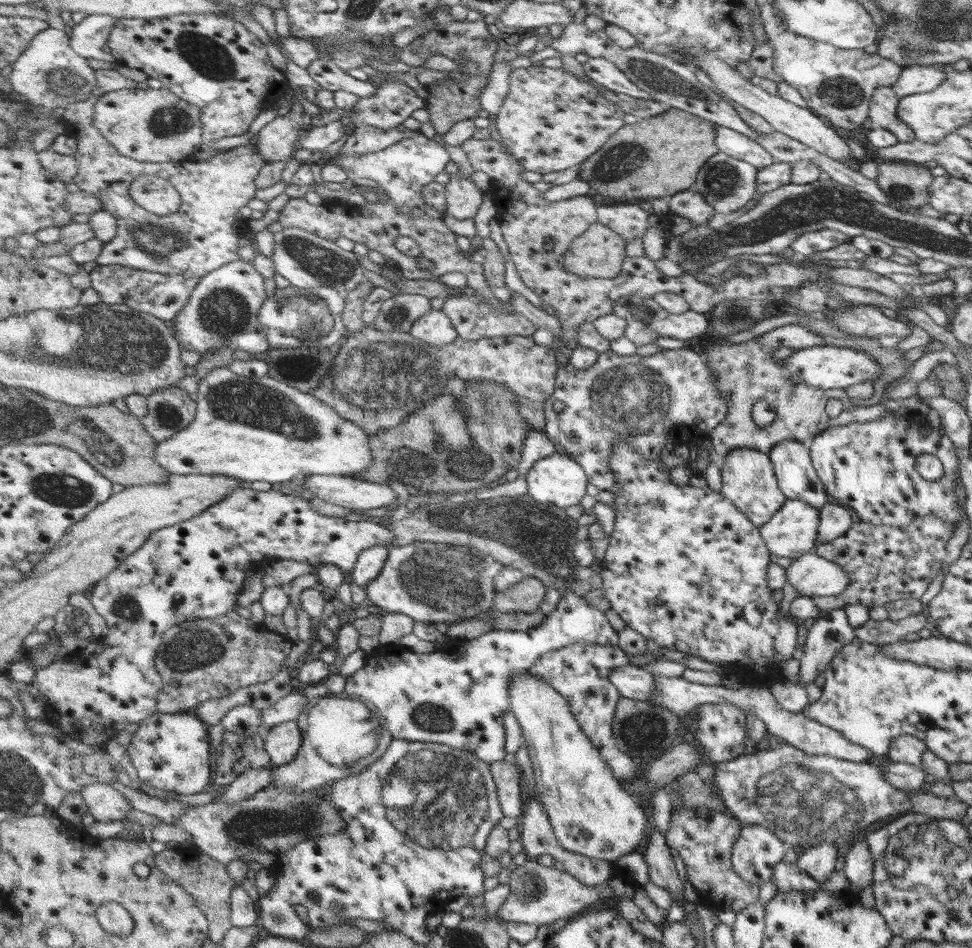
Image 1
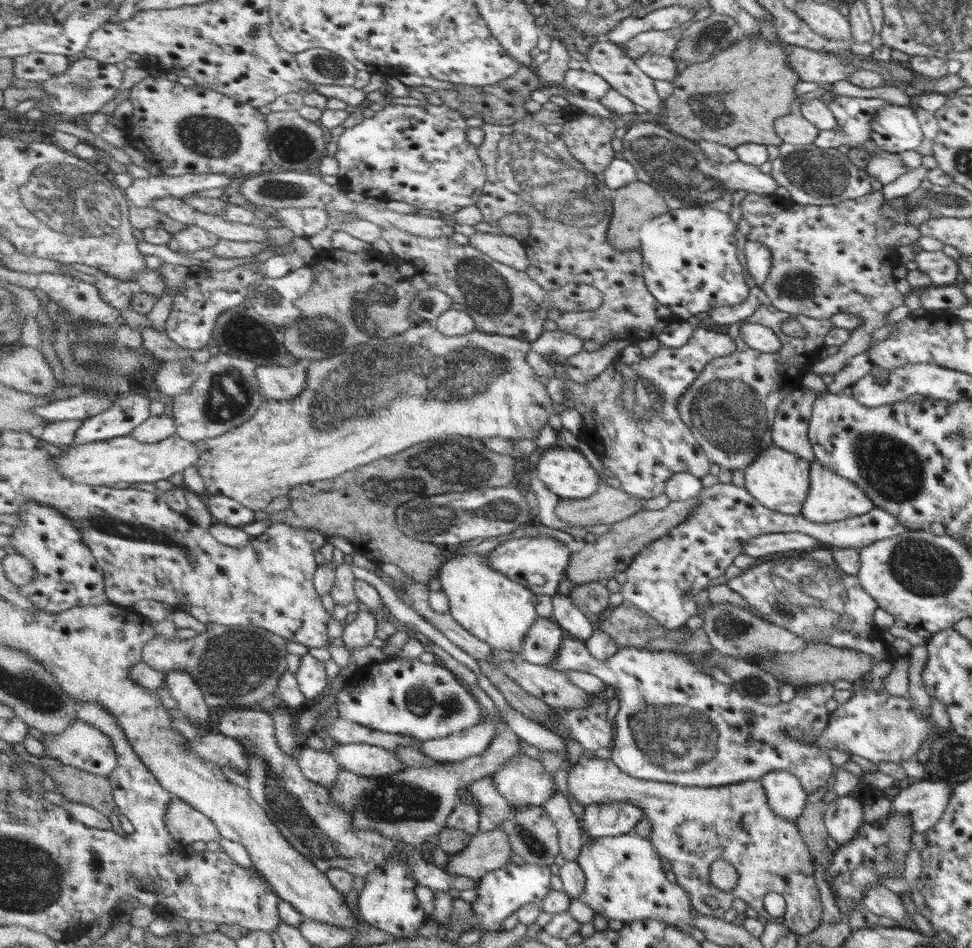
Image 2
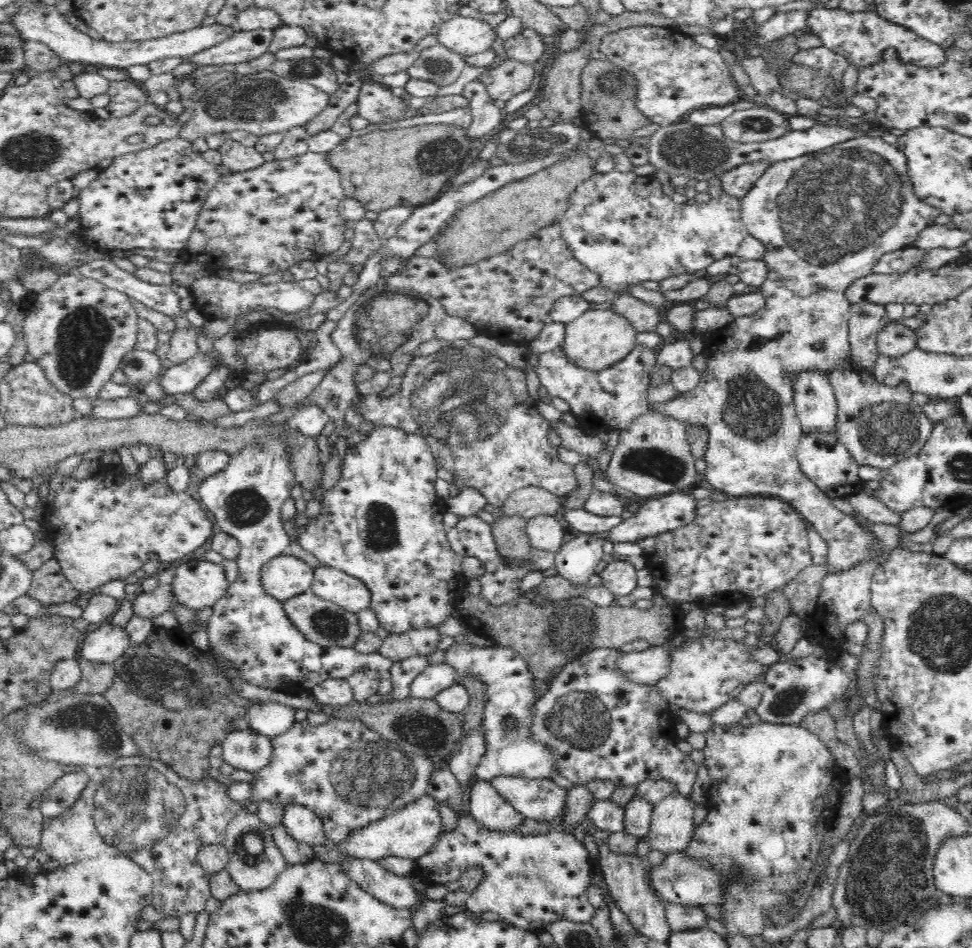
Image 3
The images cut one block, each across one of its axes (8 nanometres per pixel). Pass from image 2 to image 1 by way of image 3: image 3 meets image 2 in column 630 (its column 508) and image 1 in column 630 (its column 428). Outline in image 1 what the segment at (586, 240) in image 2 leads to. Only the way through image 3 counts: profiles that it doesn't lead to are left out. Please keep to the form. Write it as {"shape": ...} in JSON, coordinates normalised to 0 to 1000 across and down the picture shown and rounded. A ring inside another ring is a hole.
{"shape":[[[484,146],[475,154],[480,162],[485,177],[488,180],[499,181],[505,189],[504,206],[512,219],[509,232],[514,236],[517,253],[523,259],[526,273],[537,297],[549,307],[558,316],[573,327],[572,335],[579,343],[578,359],[584,365],[595,363],[594,345],[600,341],[612,341],[618,333],[633,330],[633,320],[637,314],[643,319],[646,313],[653,316],[673,313],[681,308],[700,310],[709,321],[710,327],[719,331],[729,331],[731,324],[742,316],[756,316],[757,314],[785,316],[791,314],[790,306],[793,302],[821,303],[841,292],[853,293],[869,302],[897,306],[909,310],[916,315],[927,318],[935,316],[938,324],[945,325],[956,333],[956,338],[968,346],[974,345],[977,328],[971,326],[964,315],[952,315],[943,309],[932,310],[930,306],[919,299],[915,293],[894,287],[890,284],[871,282],[853,282],[850,287],[841,287],[833,283],[814,277],[795,277],[784,281],[784,286],[777,291],[764,290],[749,291],[738,301],[727,301],[717,295],[711,288],[697,292],[684,291],[672,274],[666,270],[648,272],[640,289],[630,294],[600,293],[582,284],[579,269],[585,265],[587,257],[602,247],[610,236],[616,234],[615,218],[606,207],[592,207],[577,213],[563,213],[559,205],[538,188],[538,174],[524,157],[517,158],[517,151],[506,147],[491,148]]]}

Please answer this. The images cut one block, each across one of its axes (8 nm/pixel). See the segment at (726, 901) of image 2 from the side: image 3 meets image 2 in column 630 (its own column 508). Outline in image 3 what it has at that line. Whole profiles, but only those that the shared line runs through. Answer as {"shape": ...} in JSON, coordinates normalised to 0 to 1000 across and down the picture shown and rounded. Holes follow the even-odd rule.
{"shape":[[[516,818],[505,821],[502,825],[543,864],[568,867],[580,846],[583,846],[584,833],[572,828],[568,821]]]}

